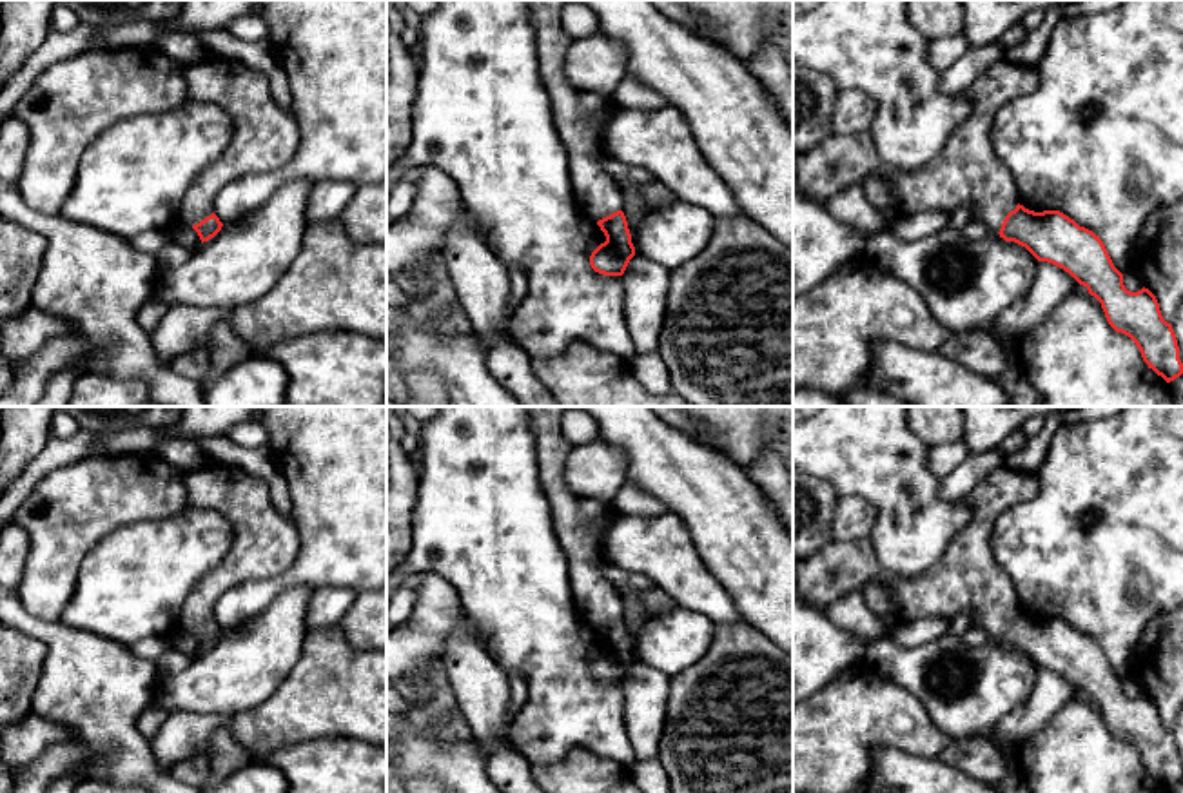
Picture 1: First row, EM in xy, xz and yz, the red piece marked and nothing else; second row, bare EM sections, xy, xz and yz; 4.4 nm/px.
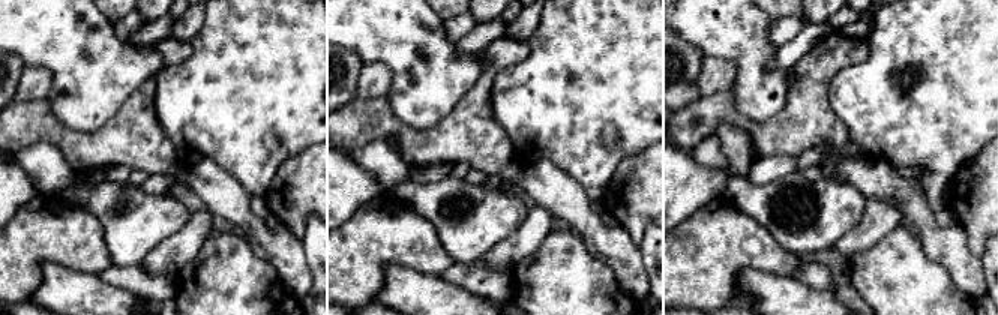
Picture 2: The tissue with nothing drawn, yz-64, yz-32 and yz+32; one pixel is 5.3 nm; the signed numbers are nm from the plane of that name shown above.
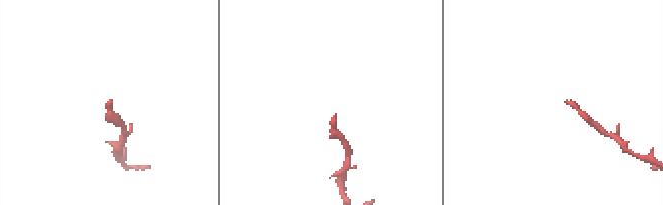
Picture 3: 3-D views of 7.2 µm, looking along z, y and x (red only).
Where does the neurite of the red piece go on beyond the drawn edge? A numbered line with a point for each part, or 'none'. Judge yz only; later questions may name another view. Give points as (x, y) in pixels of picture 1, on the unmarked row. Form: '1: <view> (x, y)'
1: yz (966, 579)

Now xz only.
1: xz (581, 523)

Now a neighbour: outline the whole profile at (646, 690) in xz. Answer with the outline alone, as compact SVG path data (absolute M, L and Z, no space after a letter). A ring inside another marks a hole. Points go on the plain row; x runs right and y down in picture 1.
M635 661L621 684L624 691L624 722L635 760L657 760L671 677Z

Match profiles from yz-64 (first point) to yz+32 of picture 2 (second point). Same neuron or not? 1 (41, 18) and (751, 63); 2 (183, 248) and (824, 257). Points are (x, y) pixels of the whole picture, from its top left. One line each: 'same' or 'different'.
1: same
2: different

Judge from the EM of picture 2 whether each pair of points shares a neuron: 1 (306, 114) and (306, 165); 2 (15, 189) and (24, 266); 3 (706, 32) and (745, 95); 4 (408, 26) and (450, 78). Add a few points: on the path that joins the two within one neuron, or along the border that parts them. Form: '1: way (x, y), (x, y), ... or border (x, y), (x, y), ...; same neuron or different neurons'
1: border (311, 146), (288, 156), (276, 170); different neurons
2: border (38, 194), (15, 213); different neurons
3: way (724, 42), (745, 63), (745, 77); same neuron
4: way (420, 39), (437, 65); same neuron

